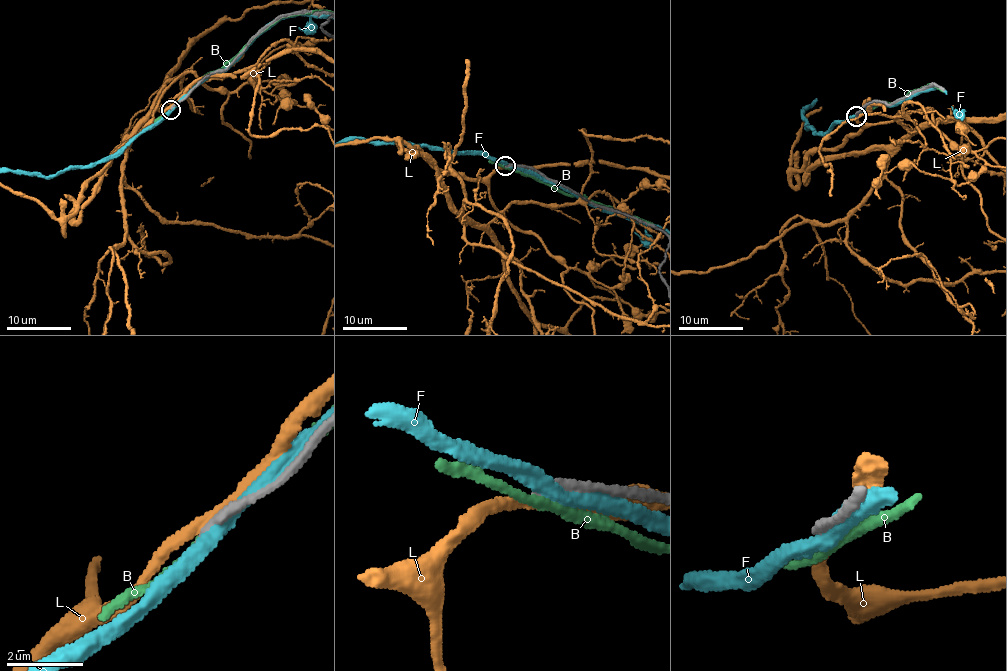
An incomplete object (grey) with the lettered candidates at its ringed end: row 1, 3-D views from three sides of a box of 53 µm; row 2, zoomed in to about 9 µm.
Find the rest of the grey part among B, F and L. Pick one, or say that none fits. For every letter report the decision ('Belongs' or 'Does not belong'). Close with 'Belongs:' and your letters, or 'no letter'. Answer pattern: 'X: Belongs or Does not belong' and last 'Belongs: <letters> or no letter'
B: Does not belong
F: Does not belong
L: Does not belong
Belongs: no letter

